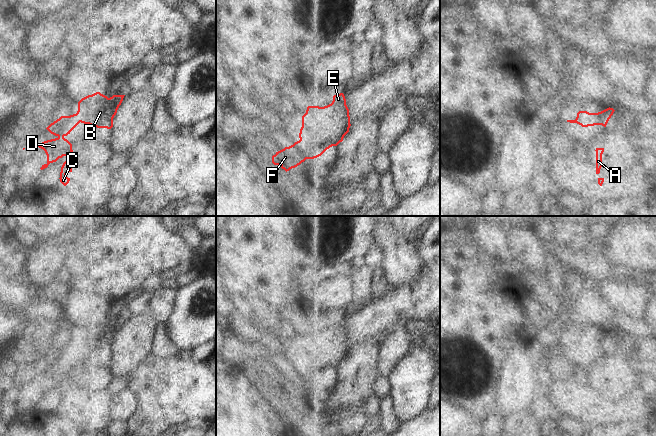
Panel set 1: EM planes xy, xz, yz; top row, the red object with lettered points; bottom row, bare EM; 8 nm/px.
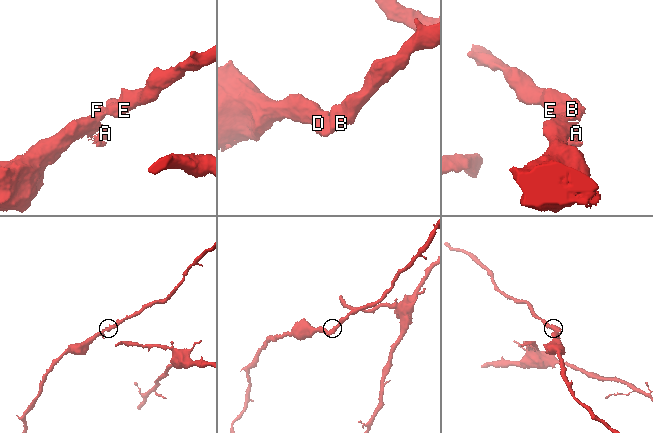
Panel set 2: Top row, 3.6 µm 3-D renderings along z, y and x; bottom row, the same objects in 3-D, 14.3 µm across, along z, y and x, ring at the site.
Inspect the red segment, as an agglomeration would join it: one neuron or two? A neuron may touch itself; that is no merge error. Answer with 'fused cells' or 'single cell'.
single cell

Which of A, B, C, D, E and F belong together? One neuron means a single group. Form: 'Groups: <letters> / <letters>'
Groups: A B C D E F

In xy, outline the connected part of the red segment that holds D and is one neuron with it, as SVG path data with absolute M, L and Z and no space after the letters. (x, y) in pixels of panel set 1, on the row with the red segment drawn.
M96 92L82 98L78 102L78 111L70 116L61 116L59 119L51 123L46 129L53 135L55 139L44 141L40 144L29 147L39 147L43 149L47 155L47 163L42 165L41 170L48 167L50 163L56 162L63 156L66 161L63 163L60 172L60 182L66 186L70 178L67 177L68 172L72 172L73 161L69 160L70 154L73 152L72 144L64 137L81 122L89 124L97 128L111 129L113 127L113 118L117 113L125 95L107 96Z

